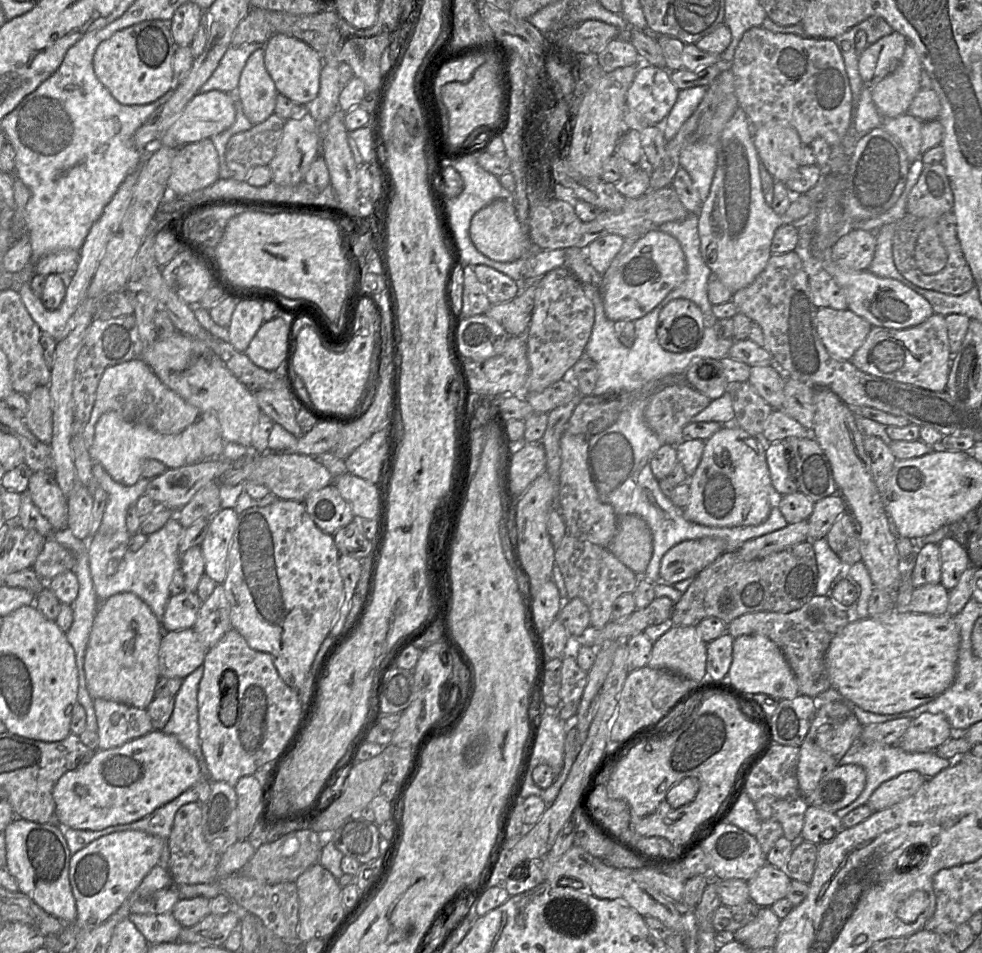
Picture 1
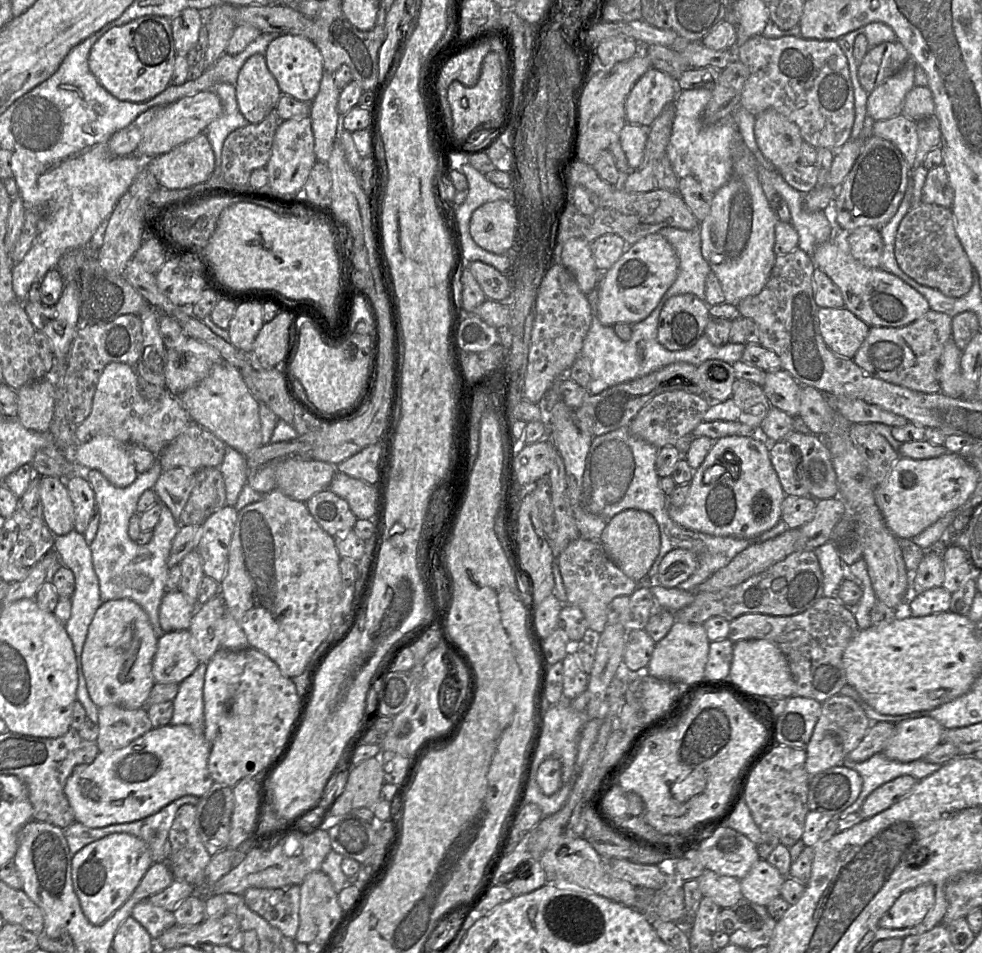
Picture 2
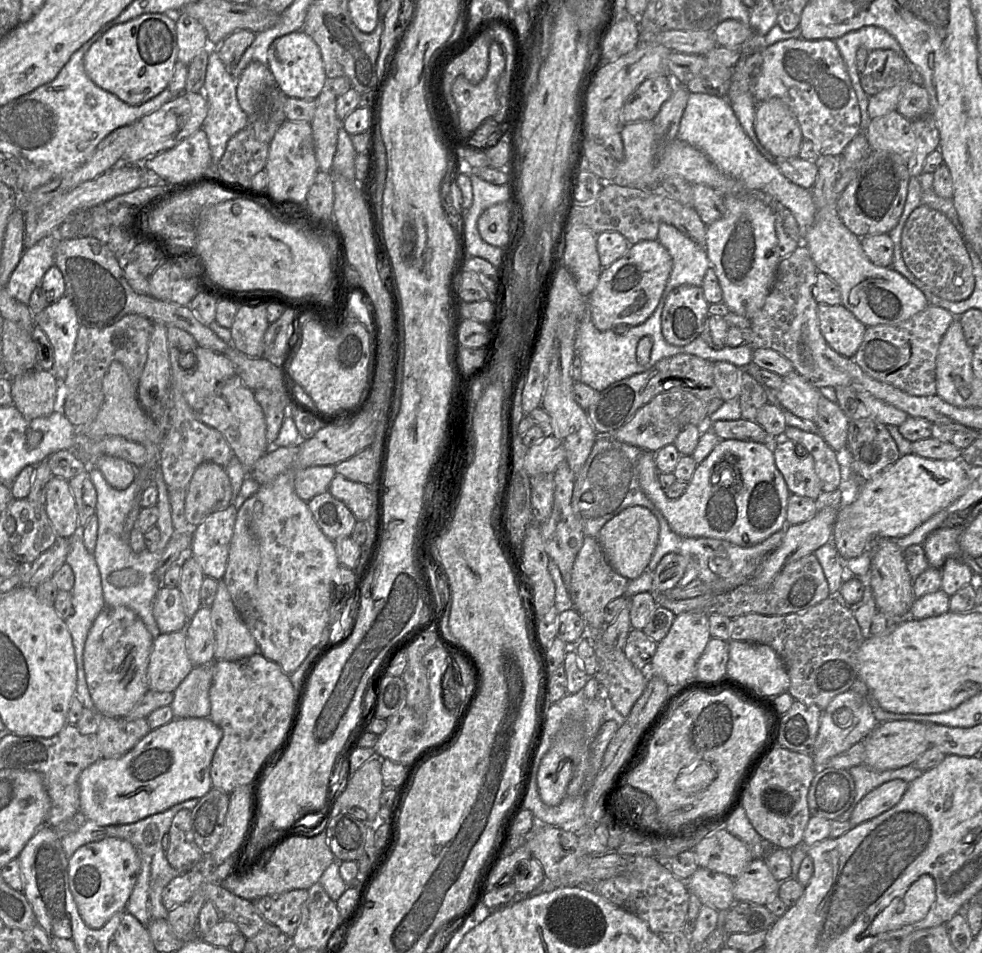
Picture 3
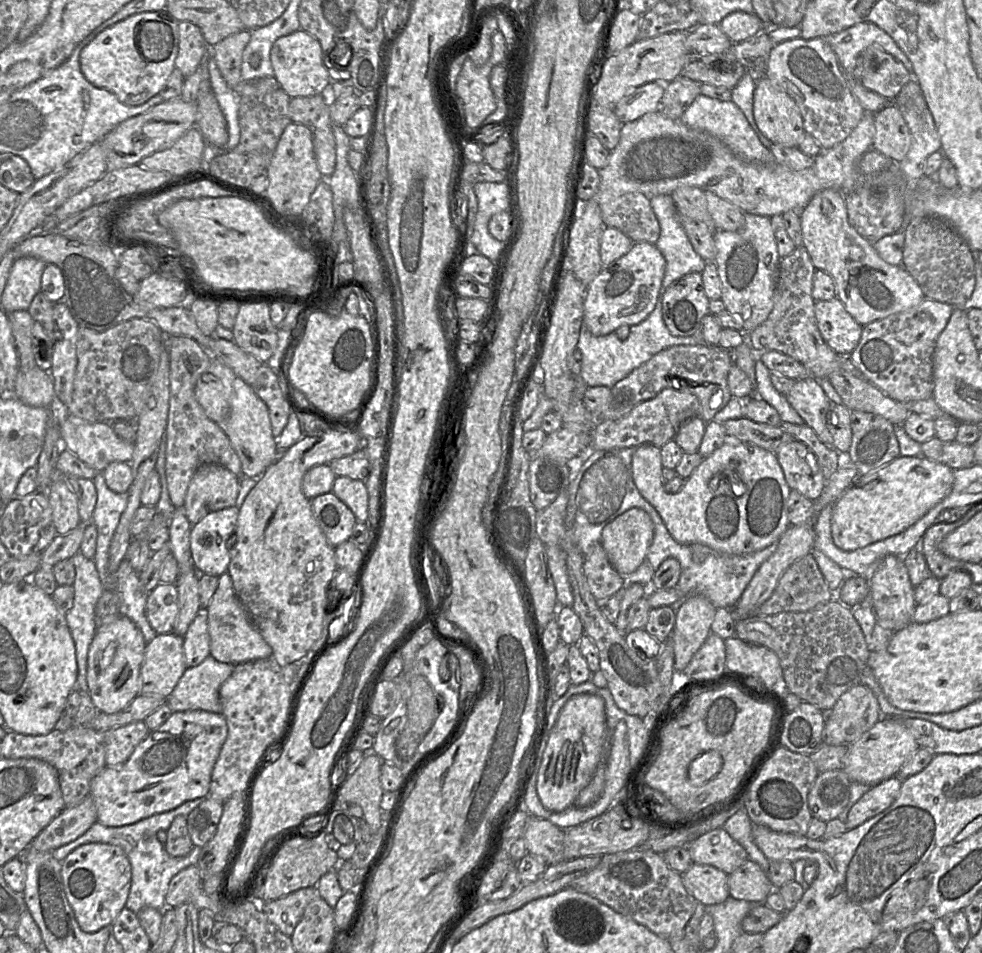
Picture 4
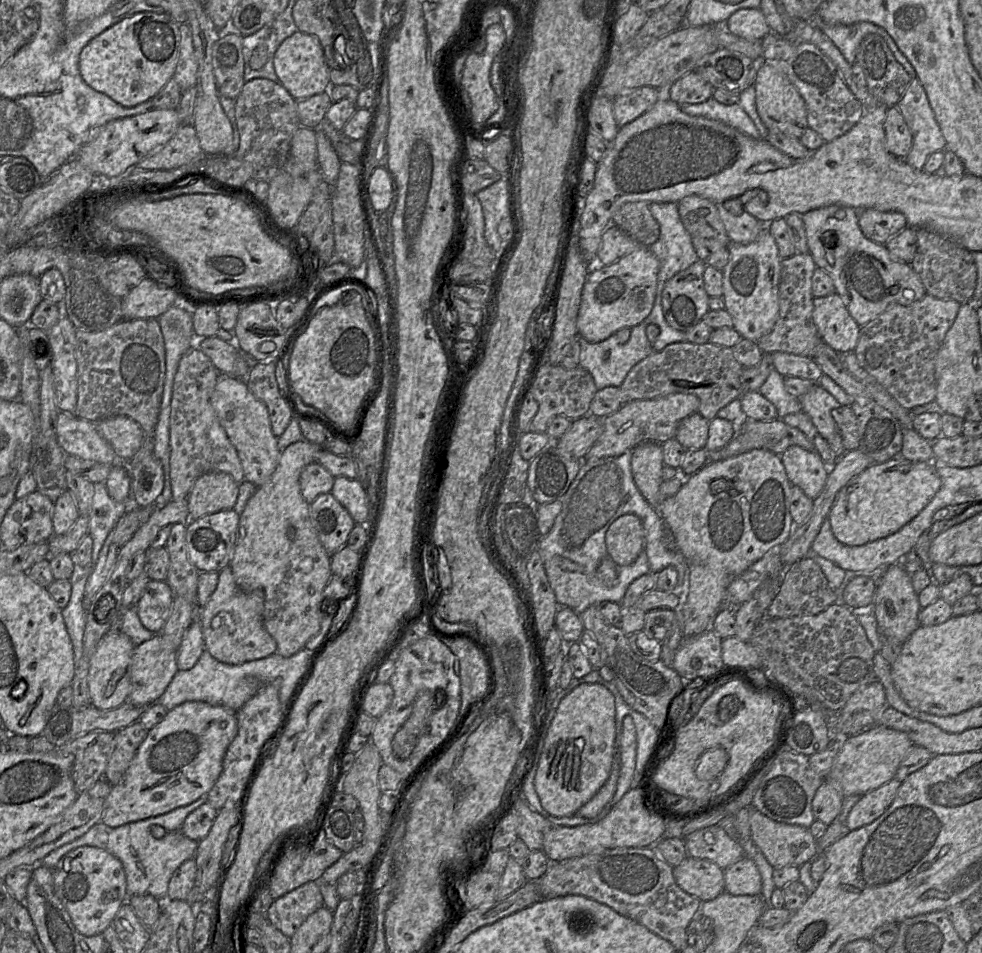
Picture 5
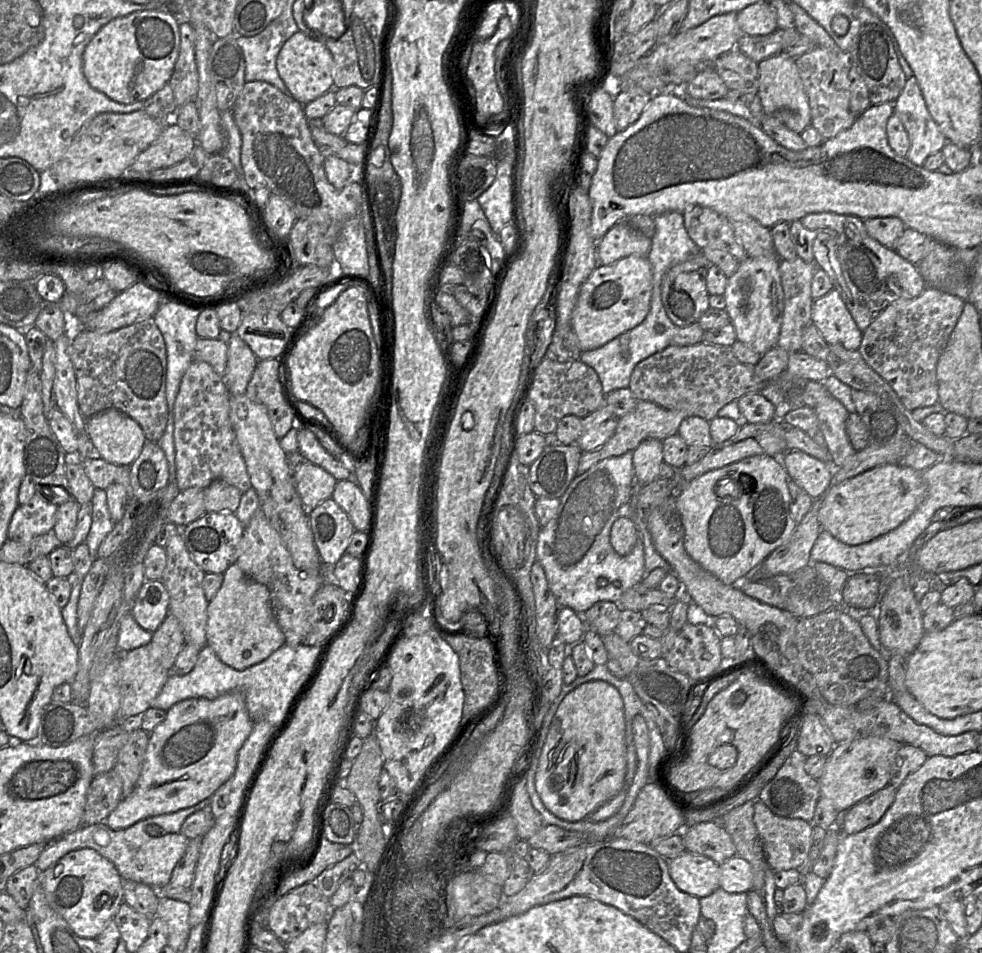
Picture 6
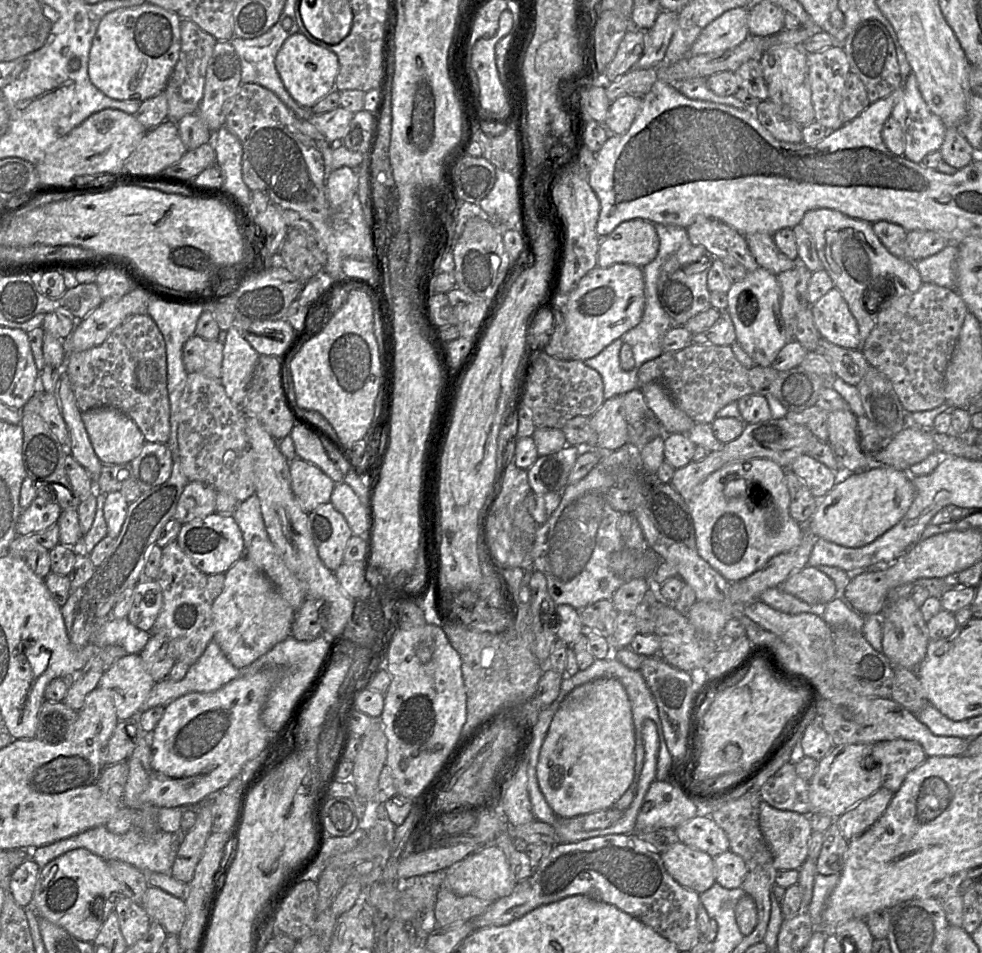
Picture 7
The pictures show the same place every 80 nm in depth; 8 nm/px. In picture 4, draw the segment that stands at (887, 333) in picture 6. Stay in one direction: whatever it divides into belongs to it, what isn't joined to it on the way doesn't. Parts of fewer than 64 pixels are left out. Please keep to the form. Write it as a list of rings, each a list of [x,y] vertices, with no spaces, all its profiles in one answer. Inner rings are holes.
[[[925,298],[918,306],[864,326],[858,346],[850,356],[852,363],[870,383],[900,404],[933,397],[933,356],[937,340],[946,328],[954,309],[951,304]]]

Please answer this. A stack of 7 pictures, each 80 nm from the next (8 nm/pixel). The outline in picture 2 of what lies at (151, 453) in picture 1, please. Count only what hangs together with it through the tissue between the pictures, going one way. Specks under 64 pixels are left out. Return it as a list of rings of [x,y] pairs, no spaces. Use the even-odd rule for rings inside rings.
[[[99,435],[99,436],[96,436],[96,437],[92,438],[87,443],[76,444],[76,447],[71,451],[71,460],[75,463],[76,467],[78,468],[78,470],[96,469],[96,470],[100,471],[105,476],[105,478],[111,484],[113,484],[114,486],[119,487],[119,488],[125,488],[125,487],[130,486],[136,480],[136,478],[138,476],[138,473],[137,473],[136,468],[135,468],[135,465],[134,465],[132,459],[130,458],[128,452],[127,452],[127,444],[132,444],[132,443],[124,443],[124,442],[121,442],[121,441],[119,441],[119,440],[111,437],[111,436],[102,436],[102,435]]]

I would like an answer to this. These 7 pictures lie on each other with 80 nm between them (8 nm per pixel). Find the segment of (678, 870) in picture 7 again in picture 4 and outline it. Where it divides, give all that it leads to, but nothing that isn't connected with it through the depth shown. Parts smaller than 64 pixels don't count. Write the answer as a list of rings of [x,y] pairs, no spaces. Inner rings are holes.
[[[693,863],[681,878],[687,892],[705,906],[722,903],[730,896],[728,875],[714,866]]]

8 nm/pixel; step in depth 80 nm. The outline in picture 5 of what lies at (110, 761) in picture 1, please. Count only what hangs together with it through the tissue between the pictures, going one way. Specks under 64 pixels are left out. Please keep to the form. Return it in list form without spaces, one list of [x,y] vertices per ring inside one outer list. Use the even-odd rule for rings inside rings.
[[[184,702],[147,732],[123,780],[112,787],[101,822],[111,828],[185,807],[207,795],[223,770],[226,751],[238,733],[236,712],[205,702]]]

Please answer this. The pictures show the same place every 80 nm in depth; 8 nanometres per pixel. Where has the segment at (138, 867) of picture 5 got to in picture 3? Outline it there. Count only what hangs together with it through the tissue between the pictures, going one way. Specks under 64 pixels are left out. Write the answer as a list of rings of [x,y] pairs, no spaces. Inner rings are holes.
[[[200,799],[187,800],[174,805],[162,813],[154,814],[132,824],[99,826],[91,820],[86,820],[77,831],[62,836],[61,843],[63,850],[67,857],[70,858],[81,846],[106,838],[114,837],[130,842],[140,858],[141,869],[132,894],[125,907],[125,911],[131,913],[147,927],[154,920],[167,919],[169,911],[162,902],[162,892],[165,887],[179,875],[167,860],[166,853],[162,846],[162,838],[169,833],[175,815],[182,809],[192,811],[199,800]]]

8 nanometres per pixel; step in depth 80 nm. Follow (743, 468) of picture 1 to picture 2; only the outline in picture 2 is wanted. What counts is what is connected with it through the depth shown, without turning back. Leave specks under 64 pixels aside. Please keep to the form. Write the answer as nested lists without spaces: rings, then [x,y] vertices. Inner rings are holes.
[[[733,435],[714,441],[701,465],[694,470],[689,483],[690,490],[681,507],[668,505],[670,518],[678,525],[712,536],[753,538],[770,530],[781,520],[781,505],[786,494],[769,456],[769,443],[761,436]],[[739,465],[738,478],[732,478],[731,470]]]

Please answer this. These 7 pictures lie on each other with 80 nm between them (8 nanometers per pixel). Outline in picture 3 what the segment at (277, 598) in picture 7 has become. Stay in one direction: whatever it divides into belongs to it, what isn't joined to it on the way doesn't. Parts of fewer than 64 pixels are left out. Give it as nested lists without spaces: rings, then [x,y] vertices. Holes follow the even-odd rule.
[[[223,580],[210,606],[215,634],[215,661],[236,661],[259,652],[256,640],[240,618]]]

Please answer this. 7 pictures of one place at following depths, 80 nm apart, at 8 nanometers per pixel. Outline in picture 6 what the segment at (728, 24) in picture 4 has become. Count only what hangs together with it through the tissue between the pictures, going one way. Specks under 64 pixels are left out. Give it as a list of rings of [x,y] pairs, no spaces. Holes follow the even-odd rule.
[[[767,1],[750,5],[736,14],[737,24],[743,35],[766,36],[777,30],[775,10]]]

